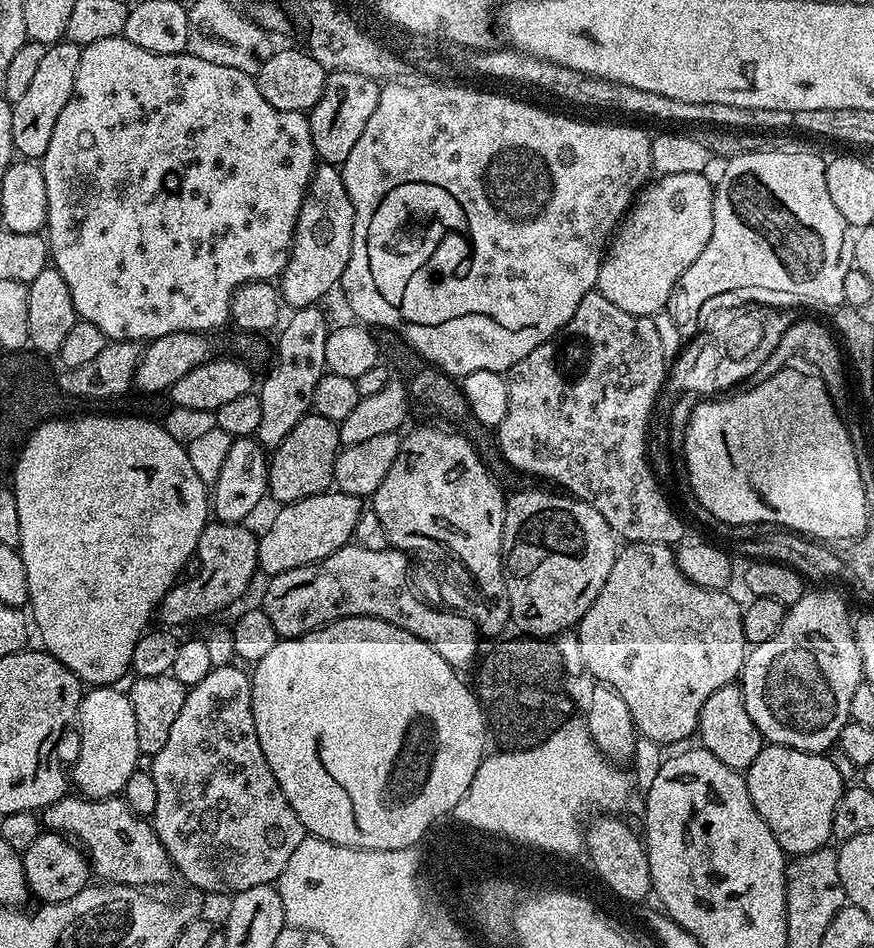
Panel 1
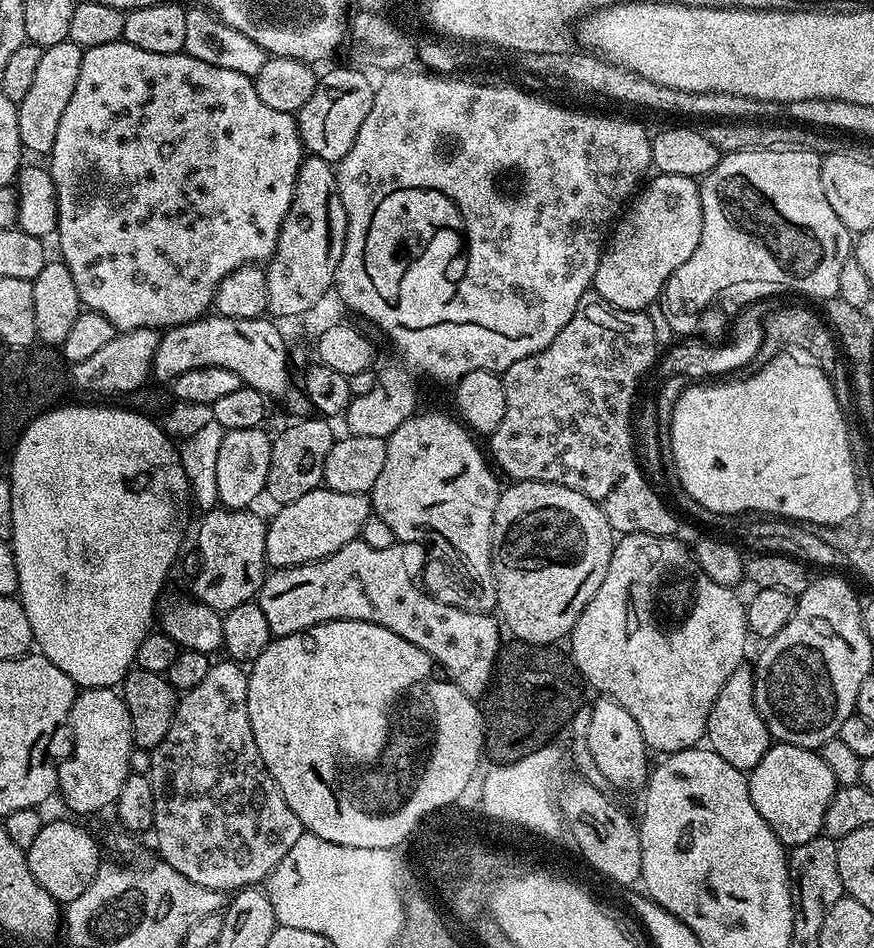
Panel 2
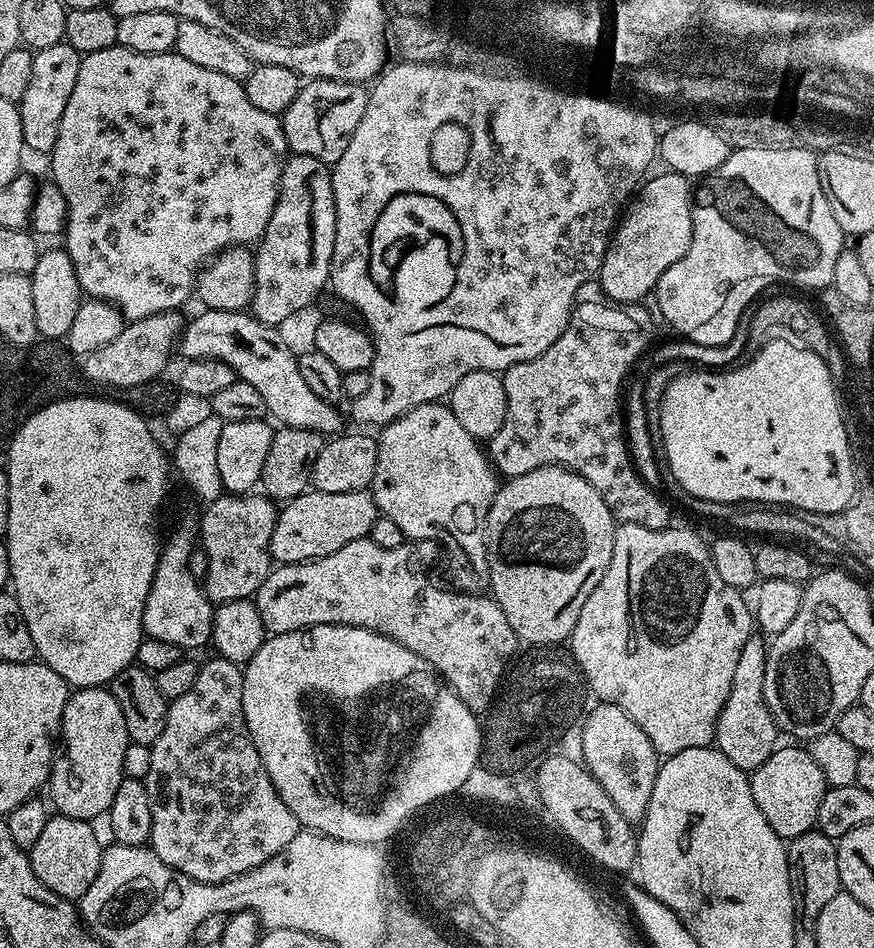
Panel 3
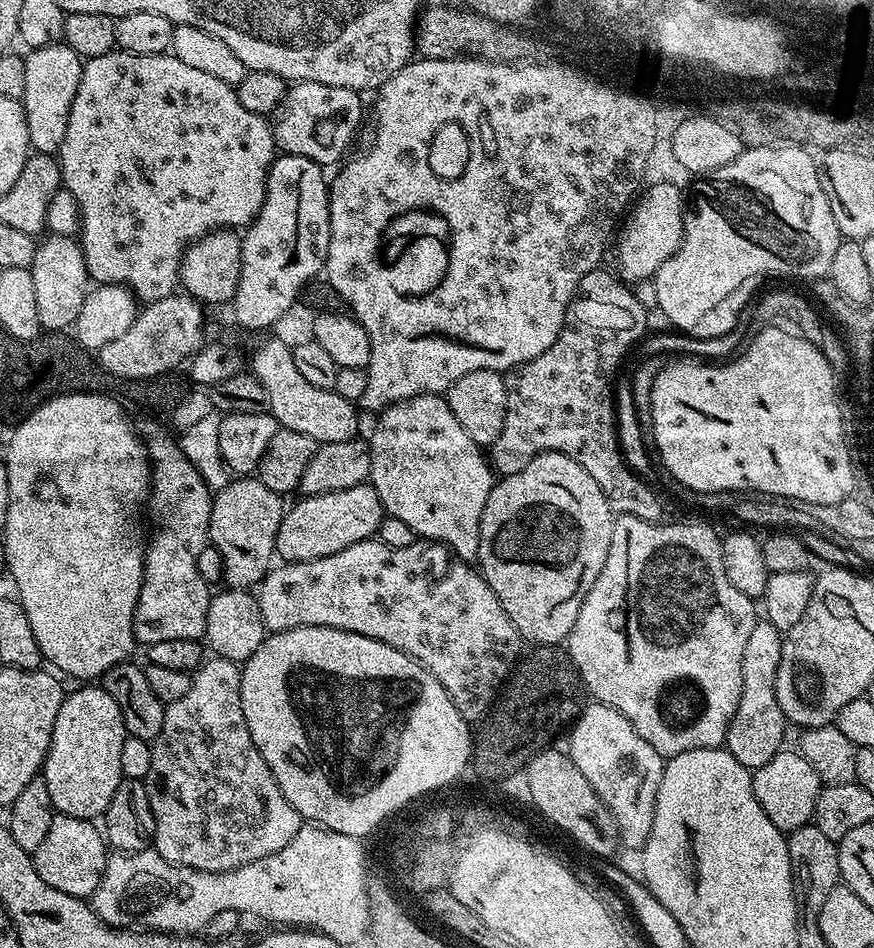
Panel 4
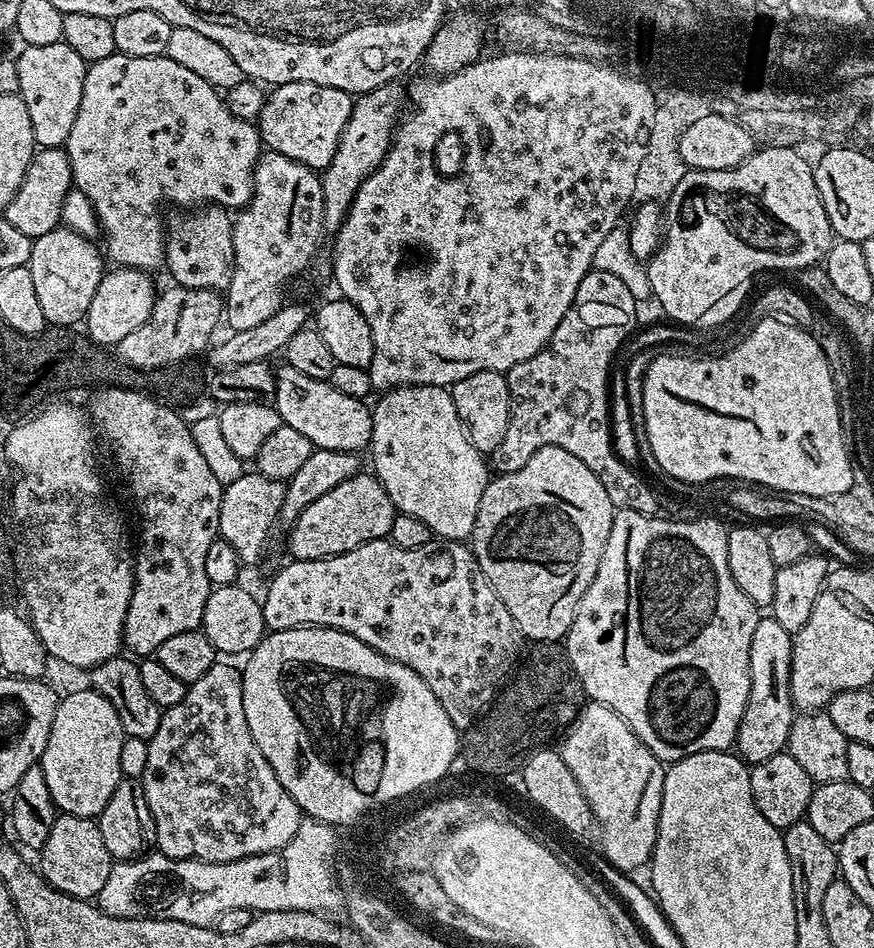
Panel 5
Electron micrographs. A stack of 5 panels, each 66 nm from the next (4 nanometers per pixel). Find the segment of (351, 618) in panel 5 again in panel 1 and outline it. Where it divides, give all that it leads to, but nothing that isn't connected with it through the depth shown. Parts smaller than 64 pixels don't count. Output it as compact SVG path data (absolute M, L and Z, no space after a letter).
M349 542L346 547L334 550L334 554L322 558L318 563L286 570L271 577L267 583L262 607L266 618L270 618L277 637L301 636L303 632L312 632L316 628L323 628L325 624L333 624L335 620L345 620L351 616L373 616L402 630L410 630L414 638L422 638L422 642L434 646L434 650L438 650L438 654L442 654L442 658L446 658L452 668L465 670L464 668L471 666L472 659L473 664L477 659L480 632L476 629L475 619L472 616L462 616L459 612L435 607L417 595L410 579L409 557L399 548L389 546L386 550L366 550L355 542Z

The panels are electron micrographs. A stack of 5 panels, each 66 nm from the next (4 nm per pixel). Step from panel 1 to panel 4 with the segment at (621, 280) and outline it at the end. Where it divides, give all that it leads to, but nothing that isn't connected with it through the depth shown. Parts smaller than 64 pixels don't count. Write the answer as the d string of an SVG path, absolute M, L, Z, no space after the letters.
M650 184L643 192L623 217L622 227L618 232L620 245L616 248L615 271L624 282L651 281L662 262L676 253L676 247L684 236L685 197L681 189L674 184Z

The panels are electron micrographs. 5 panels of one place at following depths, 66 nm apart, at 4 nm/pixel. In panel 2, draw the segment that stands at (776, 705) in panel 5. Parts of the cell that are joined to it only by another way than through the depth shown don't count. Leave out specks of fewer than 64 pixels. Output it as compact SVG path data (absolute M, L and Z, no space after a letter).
M742 666L726 678L720 687L718 698L708 715L707 747L718 754L730 766L751 770L762 762L762 754L770 746L768 727L756 705L756 674L751 667Z

